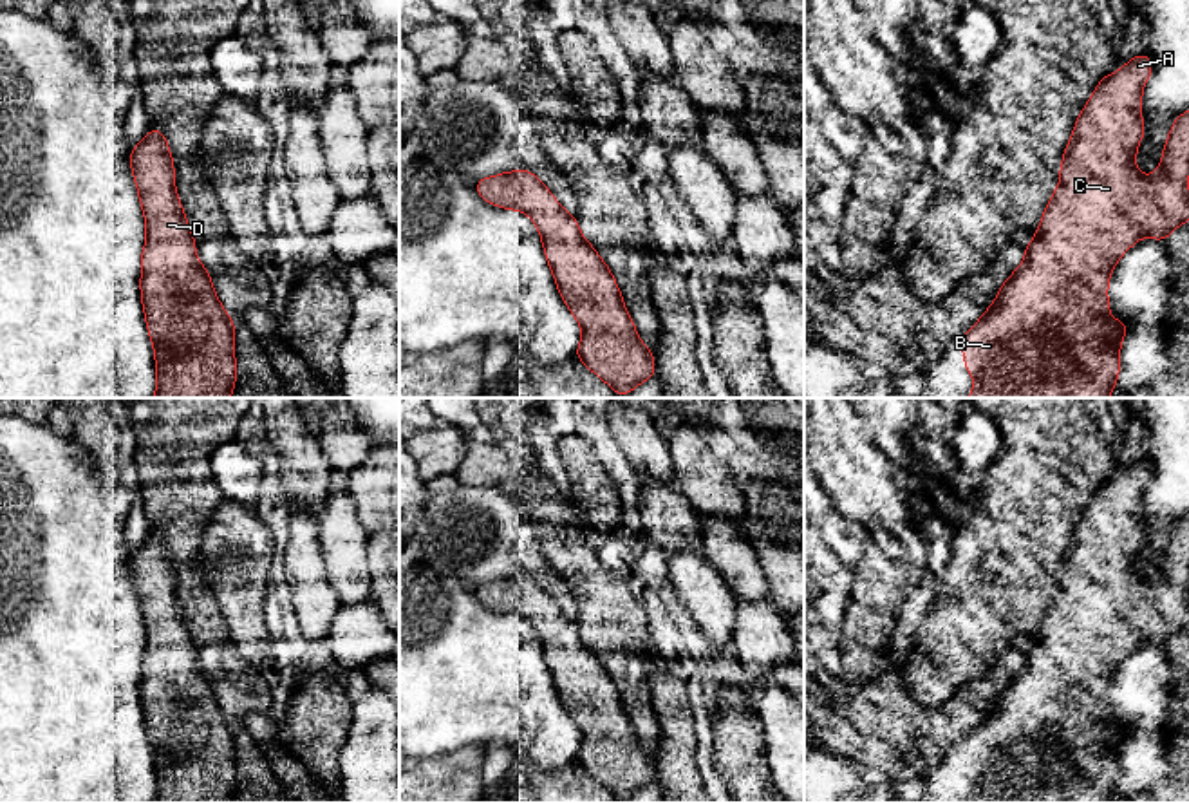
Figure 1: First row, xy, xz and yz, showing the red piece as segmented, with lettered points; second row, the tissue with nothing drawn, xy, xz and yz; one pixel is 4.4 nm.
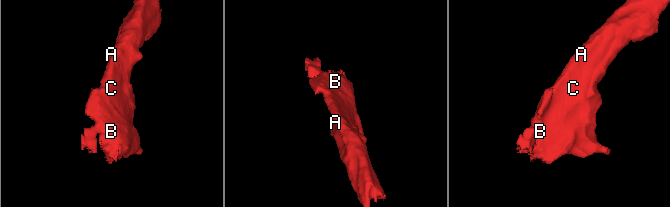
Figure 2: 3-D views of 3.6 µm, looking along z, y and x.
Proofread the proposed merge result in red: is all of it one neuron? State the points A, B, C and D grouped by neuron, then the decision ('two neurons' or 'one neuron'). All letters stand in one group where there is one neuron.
A B C D | one neuron

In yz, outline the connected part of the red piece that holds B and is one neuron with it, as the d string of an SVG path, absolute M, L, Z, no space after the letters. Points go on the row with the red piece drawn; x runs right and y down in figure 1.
M1147 54L1133 56L1124 67L1113 74L1106 74L1093 90L1093 96L1084 105L1077 123L1073 127L1070 143L1064 148L1061 161L1061 184L1053 190L1050 204L1044 208L1041 217L1041 226L1035 230L1032 242L1025 248L1023 264L1008 275L1001 289L997 291L994 304L985 309L985 315L961 335L963 362L967 371L972 374L976 385L967 398L1109 398L1117 378L1120 373L1120 344L1129 329L1129 324L1124 324L1117 318L1109 318L1109 302L1108 302L1108 282L1109 275L1117 266L1117 260L1142 237L1153 237L1166 244L1166 237L1178 226L1189 221L1189 110L1180 114L1167 136L1160 166L1147 177L1135 168L1135 157L1138 152L1138 143L1146 134L1142 123L1142 89L1151 76L1153 60Z

